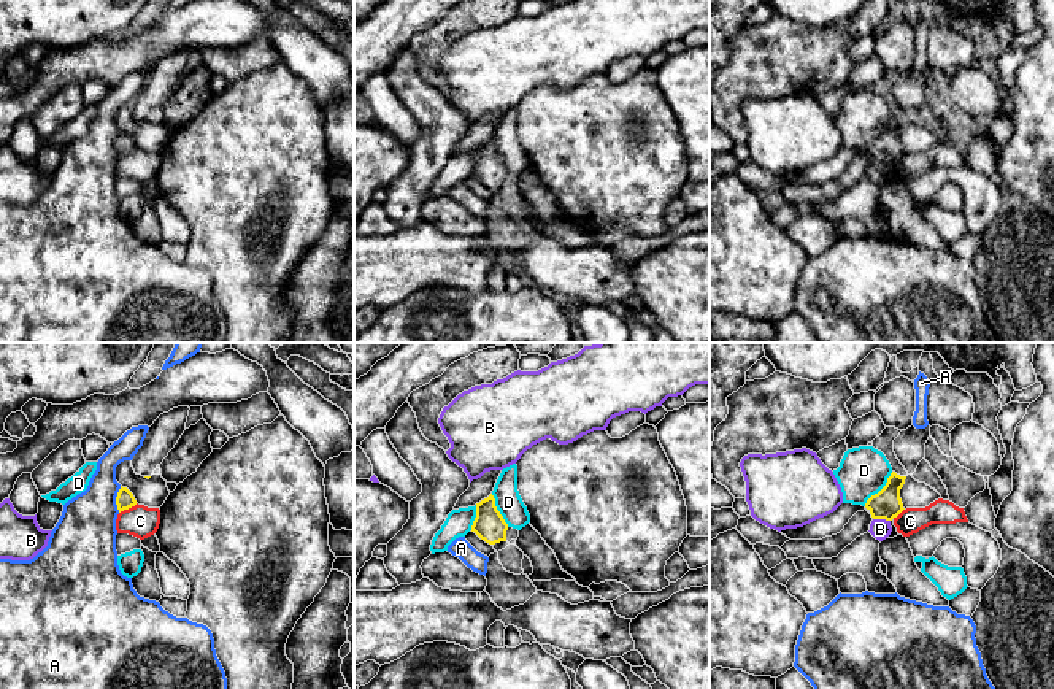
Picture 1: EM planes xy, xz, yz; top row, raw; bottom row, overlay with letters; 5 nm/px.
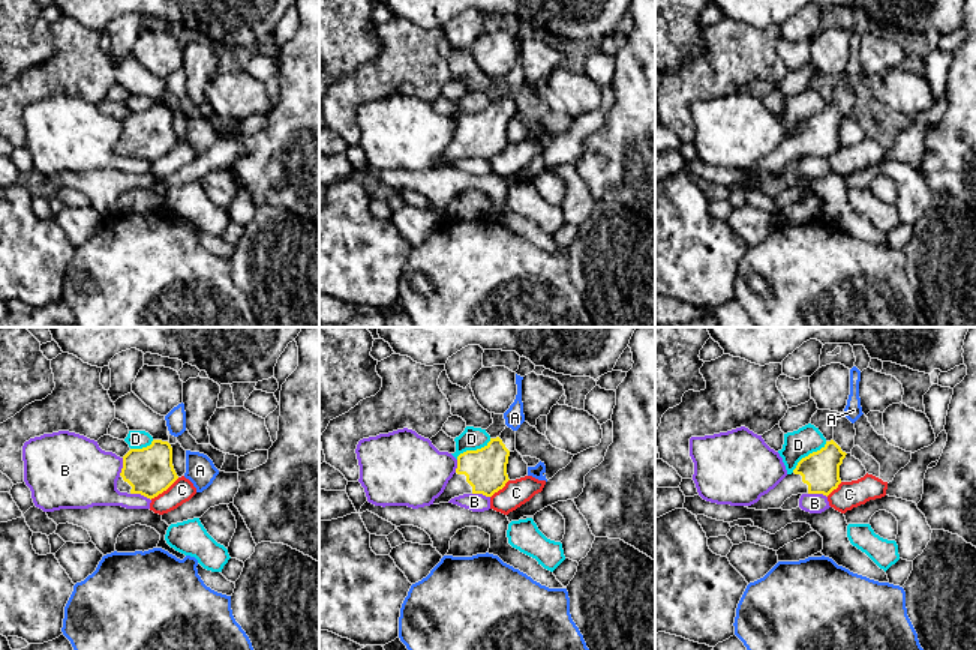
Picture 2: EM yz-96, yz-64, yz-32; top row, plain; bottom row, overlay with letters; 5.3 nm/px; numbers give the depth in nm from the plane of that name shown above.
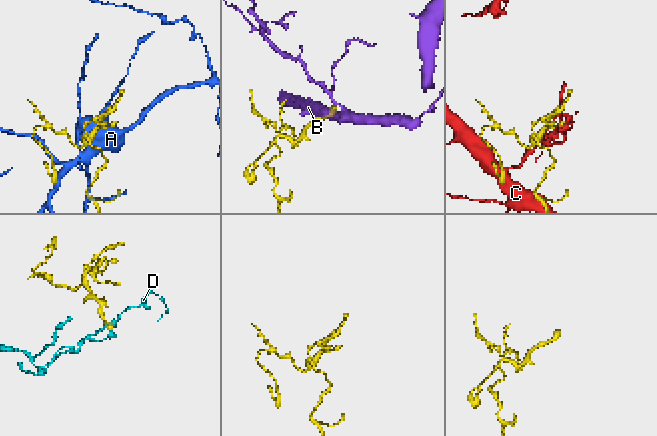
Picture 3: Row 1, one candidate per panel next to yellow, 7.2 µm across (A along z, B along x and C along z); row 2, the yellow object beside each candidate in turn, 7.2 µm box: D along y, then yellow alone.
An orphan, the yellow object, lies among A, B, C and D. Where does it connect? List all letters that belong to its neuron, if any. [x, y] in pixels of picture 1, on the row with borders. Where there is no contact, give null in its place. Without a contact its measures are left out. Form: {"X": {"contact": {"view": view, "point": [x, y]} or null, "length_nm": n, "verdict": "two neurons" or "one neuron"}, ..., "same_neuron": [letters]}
{"A": {"contact": {"view": "xy", "point": [116, 499]}, "length_nm": 140, "verdict": "two neurons"}, "B": {"contact": {"view": "yz", "point": [881, 518]}, "length_nm": 90, "verdict": "two neurons"}, "C": {"contact": {"view": "xy", "point": [127, 508]}, "length_nm": 110, "verdict": "two neurons"}, "D": {"contact": {"view": "yz", "point": [881, 489]}, "length_nm": 220, "verdict": "two neurons"}, "same_neuron": []}

